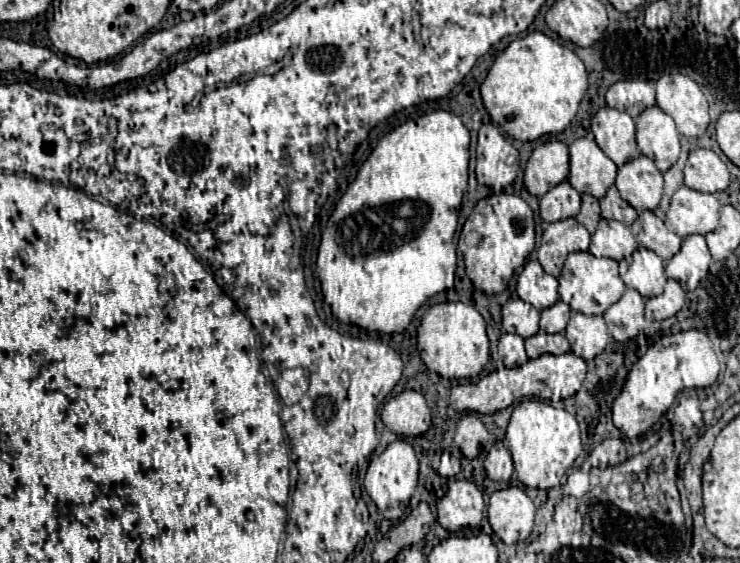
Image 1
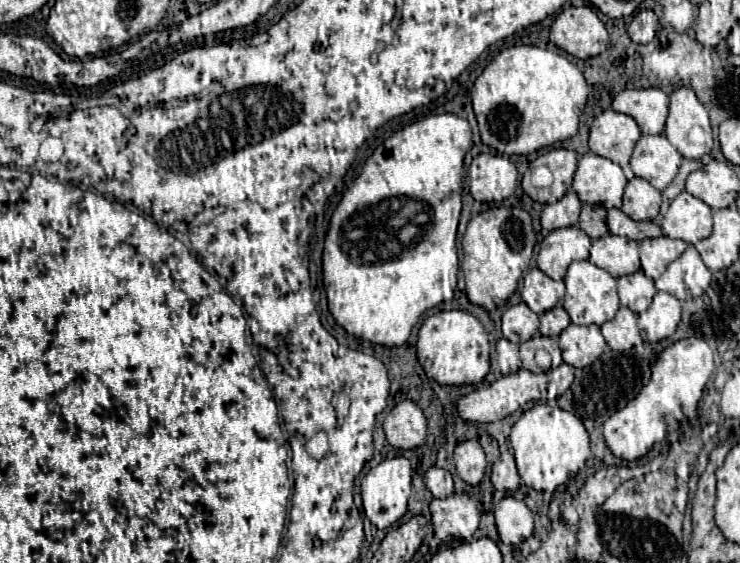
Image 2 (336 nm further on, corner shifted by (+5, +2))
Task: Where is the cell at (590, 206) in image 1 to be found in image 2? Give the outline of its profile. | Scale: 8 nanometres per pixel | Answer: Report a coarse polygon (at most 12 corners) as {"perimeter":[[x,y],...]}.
{"perimeter":[[583,204],[579,228],[589,238],[607,234],[605,208]]}

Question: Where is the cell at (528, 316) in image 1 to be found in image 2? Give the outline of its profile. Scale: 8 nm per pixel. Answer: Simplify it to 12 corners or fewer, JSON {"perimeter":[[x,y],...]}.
{"perimeter":[[519,302],[503,314],[503,336],[521,344],[539,330],[539,316]]}

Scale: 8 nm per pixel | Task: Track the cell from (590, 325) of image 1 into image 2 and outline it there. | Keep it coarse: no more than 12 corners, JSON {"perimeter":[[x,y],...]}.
{"perimeter":[[569,324],[559,336],[563,362],[583,368],[603,354],[597,324]]}

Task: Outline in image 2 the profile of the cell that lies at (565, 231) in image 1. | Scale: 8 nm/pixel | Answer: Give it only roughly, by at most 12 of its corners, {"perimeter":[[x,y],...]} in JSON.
{"perimeter":[[577,228],[549,232],[537,266],[563,280],[573,260],[589,258],[591,240]]}

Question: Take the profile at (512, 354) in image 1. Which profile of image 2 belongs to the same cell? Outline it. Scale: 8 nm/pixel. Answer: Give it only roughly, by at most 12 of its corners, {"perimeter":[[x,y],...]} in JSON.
{"perimeter":[[501,338],[497,362],[501,374],[521,368],[519,346]]}

